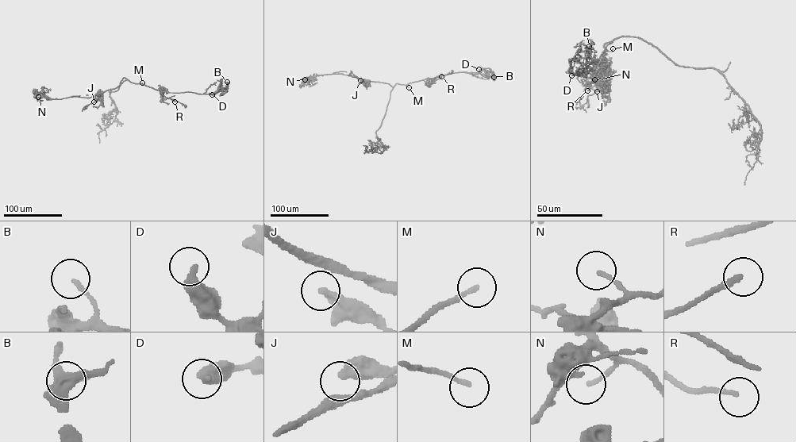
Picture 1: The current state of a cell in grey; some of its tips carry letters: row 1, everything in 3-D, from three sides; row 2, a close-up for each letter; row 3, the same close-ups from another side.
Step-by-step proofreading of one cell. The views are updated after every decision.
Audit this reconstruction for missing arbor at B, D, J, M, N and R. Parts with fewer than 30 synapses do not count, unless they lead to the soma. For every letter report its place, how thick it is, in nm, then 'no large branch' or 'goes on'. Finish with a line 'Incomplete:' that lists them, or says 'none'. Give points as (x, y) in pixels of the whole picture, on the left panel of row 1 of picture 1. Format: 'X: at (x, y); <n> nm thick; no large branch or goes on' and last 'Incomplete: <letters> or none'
B: at (227, 82); 140 nm thick; no large branch
D: at (212, 94); 400 nm thick; no large branch
J: at (94, 101); 360 nm thick; goes on
M: at (142, 82); 150 nm thick; goes on
N: at (38, 97); 130 nm thick; no large branch
R: at (174, 101); 180 nm thick; goes on
Incomplete: J, M, R

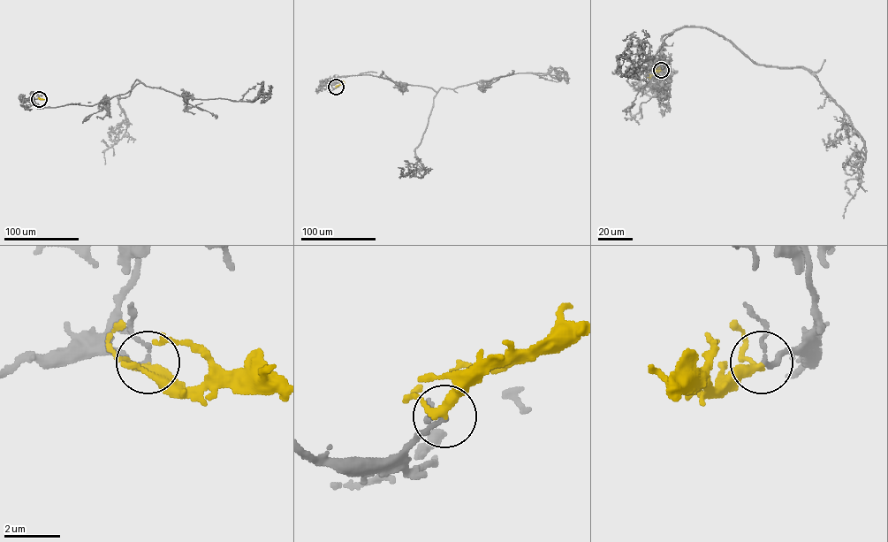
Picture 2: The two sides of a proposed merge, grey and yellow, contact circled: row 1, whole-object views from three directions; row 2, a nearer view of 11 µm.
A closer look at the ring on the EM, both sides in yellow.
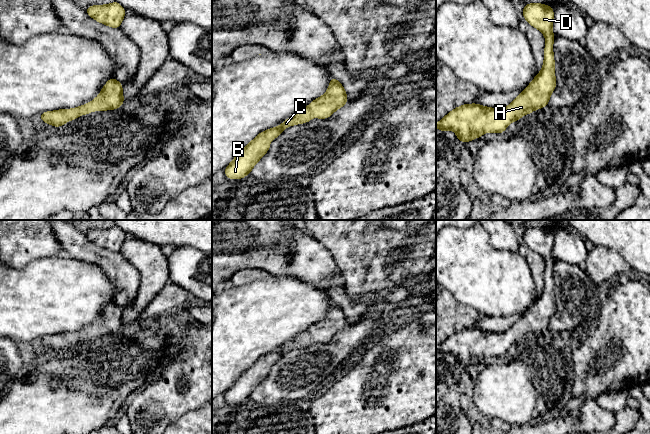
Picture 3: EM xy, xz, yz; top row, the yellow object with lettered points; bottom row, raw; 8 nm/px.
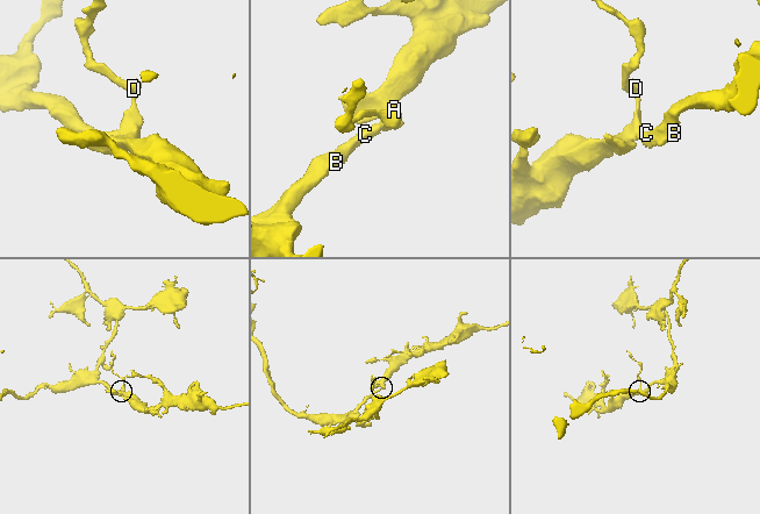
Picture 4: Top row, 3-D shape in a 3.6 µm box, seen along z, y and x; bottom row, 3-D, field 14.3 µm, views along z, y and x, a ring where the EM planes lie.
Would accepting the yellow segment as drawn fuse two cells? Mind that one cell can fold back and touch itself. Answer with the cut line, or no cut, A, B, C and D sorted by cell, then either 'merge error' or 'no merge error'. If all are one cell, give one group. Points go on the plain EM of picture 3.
cut none; groups A B C D; no merge error

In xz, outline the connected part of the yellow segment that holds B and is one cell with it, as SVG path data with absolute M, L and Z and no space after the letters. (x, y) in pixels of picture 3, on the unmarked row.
M334 301L330 302L327 316L315 323L310 329L289 341L281 349L259 357L248 369L241 373L233 385L224 393L229 403L241 403L250 398L255 388L270 372L270 365L277 362L289 350L306 347L313 343L329 342L336 334L344 330L348 324L342 308Z

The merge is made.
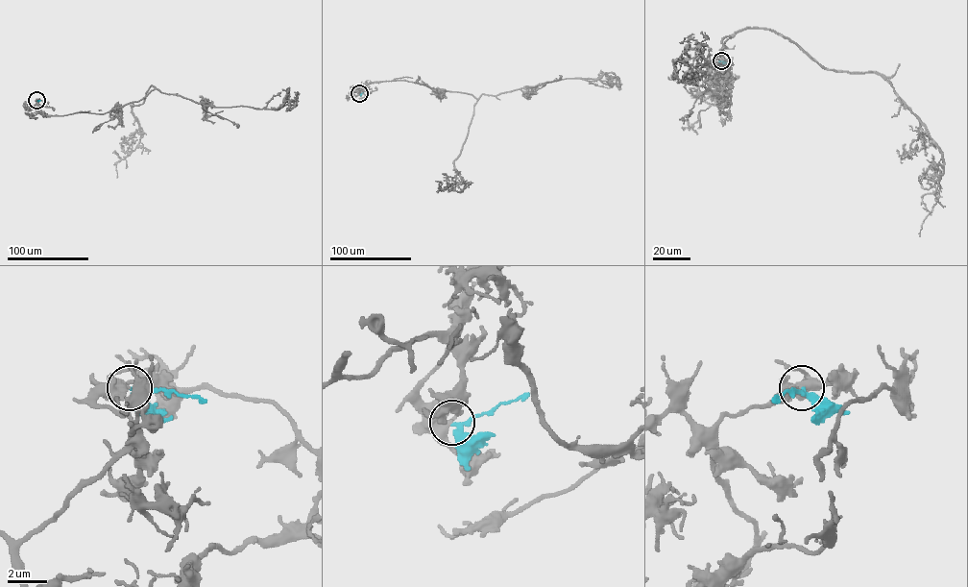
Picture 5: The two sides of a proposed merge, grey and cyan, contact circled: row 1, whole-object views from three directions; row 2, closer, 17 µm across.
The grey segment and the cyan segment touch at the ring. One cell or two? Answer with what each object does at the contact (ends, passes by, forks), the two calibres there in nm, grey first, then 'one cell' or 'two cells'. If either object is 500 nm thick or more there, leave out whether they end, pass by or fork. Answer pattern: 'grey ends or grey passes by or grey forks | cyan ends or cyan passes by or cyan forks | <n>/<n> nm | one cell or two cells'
grey forks | cyan passes by | 300/240 nm | one cell

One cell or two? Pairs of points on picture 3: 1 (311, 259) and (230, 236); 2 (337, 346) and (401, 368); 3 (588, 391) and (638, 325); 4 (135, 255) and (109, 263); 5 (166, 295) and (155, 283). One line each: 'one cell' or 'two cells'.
1: one cell
2: two cells
3: one cell
4: two cells
5: two cells

